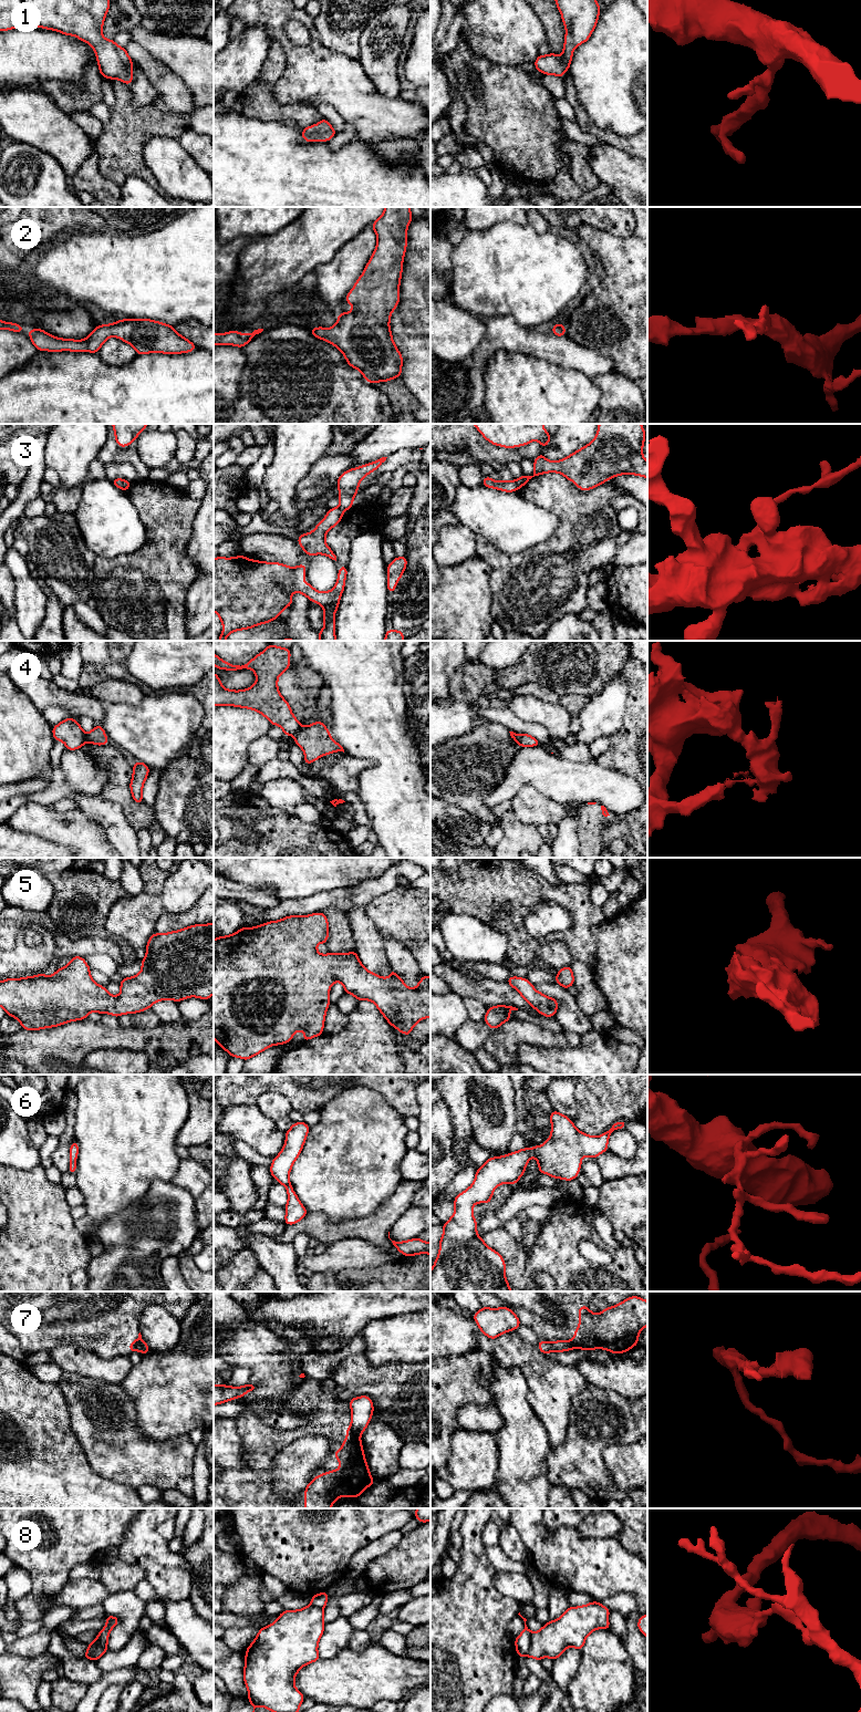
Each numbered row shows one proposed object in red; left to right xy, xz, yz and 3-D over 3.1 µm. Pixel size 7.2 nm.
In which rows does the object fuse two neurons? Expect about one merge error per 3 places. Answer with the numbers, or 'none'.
3, 4, 7, 8

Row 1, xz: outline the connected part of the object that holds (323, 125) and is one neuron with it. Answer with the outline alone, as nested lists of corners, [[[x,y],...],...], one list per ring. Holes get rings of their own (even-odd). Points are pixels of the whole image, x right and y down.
[[[325,118],[315,125],[302,128],[302,138],[305,142],[329,142],[335,134],[336,131]]]

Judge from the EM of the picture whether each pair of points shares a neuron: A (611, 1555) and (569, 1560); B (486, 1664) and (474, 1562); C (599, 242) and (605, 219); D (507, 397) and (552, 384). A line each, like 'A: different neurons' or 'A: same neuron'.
A: same neuron
B: same neuron
C: different neurons
D: same neuron

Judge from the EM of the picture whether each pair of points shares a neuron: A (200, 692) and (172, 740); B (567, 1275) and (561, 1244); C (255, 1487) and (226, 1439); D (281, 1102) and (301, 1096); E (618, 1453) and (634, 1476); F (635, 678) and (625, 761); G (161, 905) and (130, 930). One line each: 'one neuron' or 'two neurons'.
A: two neurons
B: one neuron
C: two neurons
D: two neurons
E: one neuron
F: one neuron
G: one neuron

